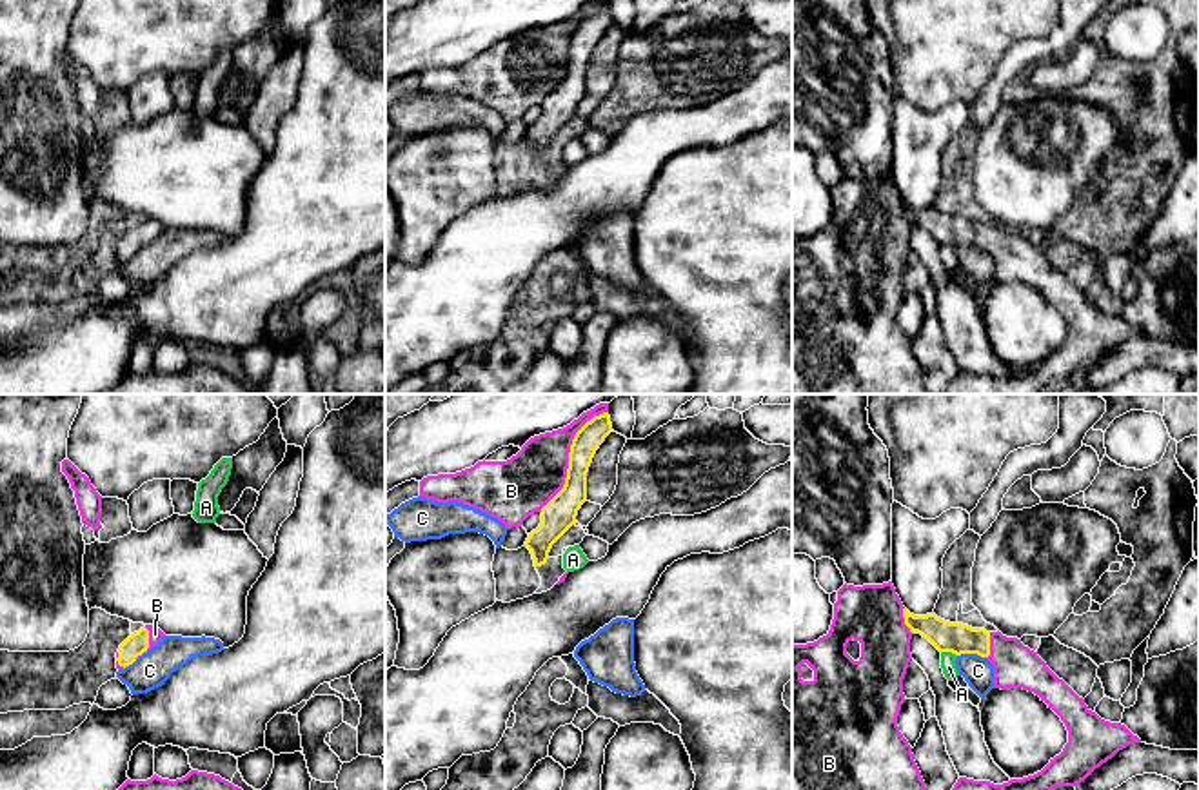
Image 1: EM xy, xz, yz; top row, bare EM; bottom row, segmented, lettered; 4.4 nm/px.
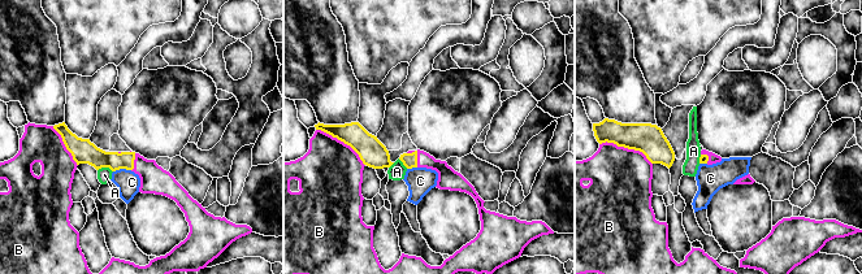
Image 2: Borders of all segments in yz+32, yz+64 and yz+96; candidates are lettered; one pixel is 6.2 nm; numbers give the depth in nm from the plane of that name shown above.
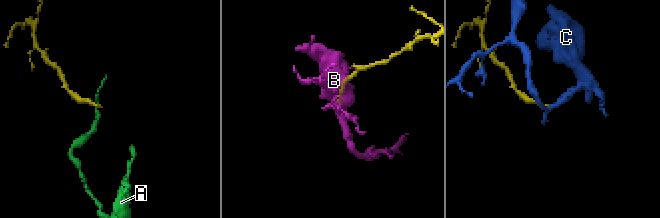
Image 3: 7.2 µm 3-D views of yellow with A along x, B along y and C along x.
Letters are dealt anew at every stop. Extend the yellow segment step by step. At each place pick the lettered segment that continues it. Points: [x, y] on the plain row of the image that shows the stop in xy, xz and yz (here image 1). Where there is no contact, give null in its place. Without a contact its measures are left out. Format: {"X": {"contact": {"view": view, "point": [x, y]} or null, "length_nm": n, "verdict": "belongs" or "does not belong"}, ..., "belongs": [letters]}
{"A": {"contact": {"view": "yz", "point": [949, 244]}, "length_nm": 80, "verdict": "does not belong"}, "B": {"contact": {"view": "xz", "point": [569, 49]}, "length_nm": 550, "verdict": "belongs"}, "C": {"contact": {"view": "yz", "point": [972, 246]}, "length_nm": 140, "verdict": "does not belong"}, "belongs": ["B"]}

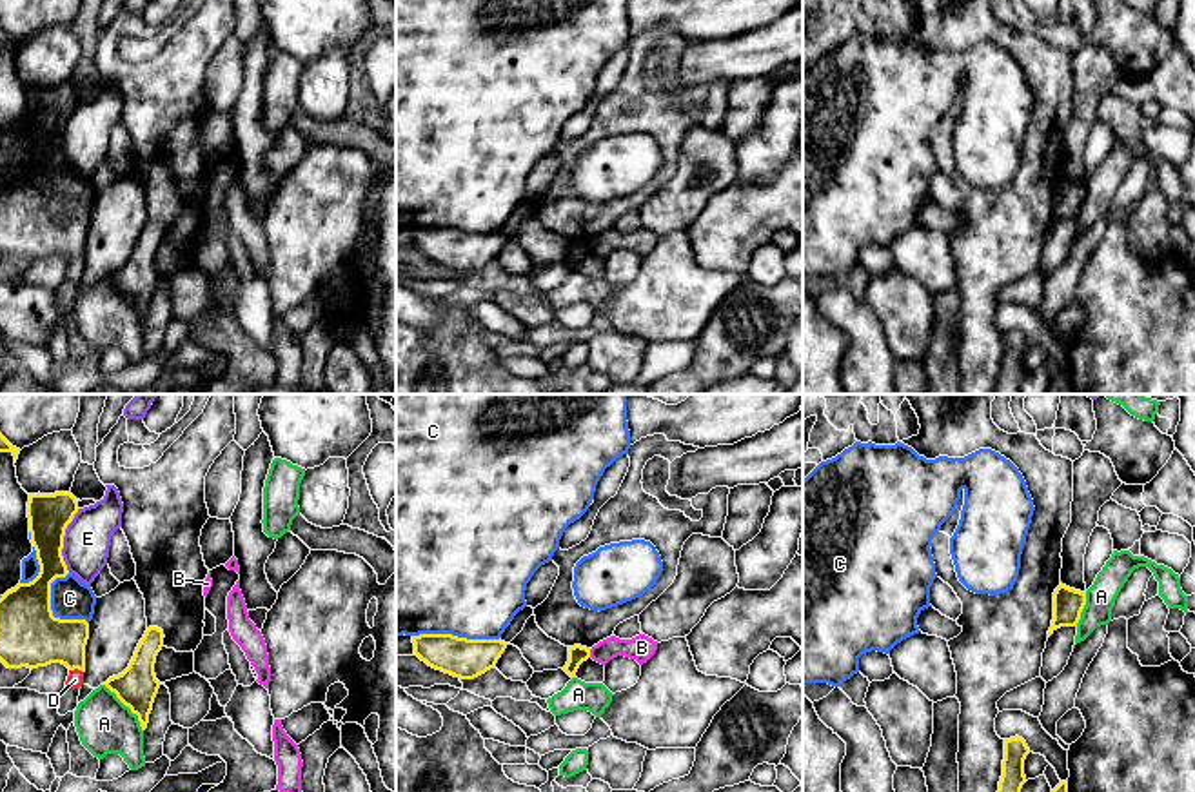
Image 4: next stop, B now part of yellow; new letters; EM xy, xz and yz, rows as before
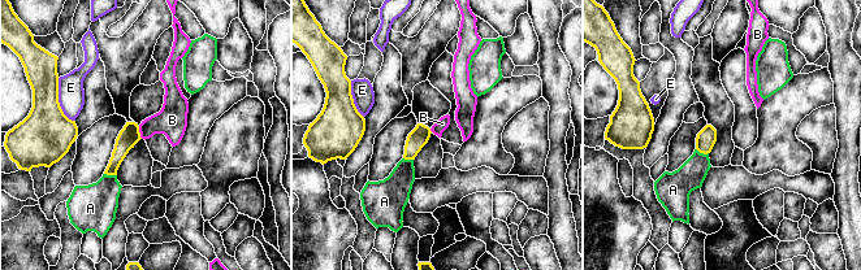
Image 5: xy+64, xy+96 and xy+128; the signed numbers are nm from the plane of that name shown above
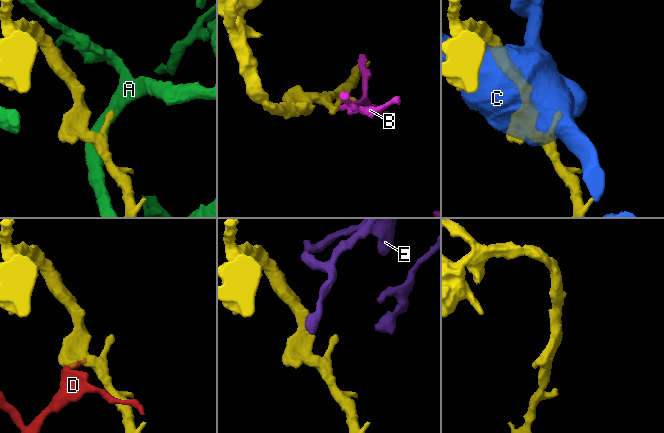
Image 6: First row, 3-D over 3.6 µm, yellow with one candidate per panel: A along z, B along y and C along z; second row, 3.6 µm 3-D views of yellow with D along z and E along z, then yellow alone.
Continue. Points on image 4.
{"A": {"contact": {"view": "xy", "point": [128, 298]}, "length_nm": 280, "verdict": "does not belong"}, "B": {"contact": {"view": "xz", "point": [589, 246]}, "length_nm": 40, "verdict": "does not belong"}, "C": {"contact": {"view": "xz", "point": [456, 229]}, "length_nm": 380, "verdict": "does not belong"}, "D": {"contact": {"view": "xy", "point": [77, 260]}, "length_nm": 70, "verdict": "does not belong"}, "E": {"contact": {"view": "xy", "point": [62, 133]}, "length_nm": 280, "verdict": "does not belong"}, "belongs": []}

